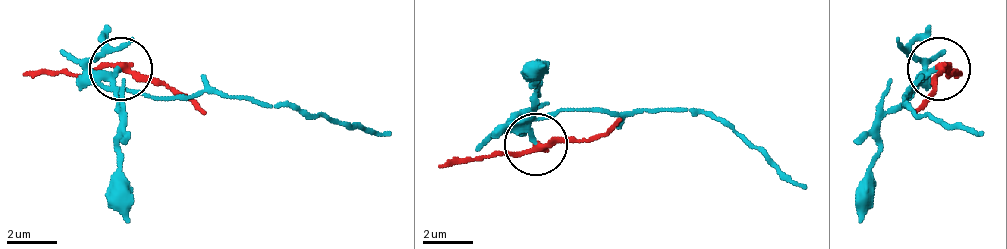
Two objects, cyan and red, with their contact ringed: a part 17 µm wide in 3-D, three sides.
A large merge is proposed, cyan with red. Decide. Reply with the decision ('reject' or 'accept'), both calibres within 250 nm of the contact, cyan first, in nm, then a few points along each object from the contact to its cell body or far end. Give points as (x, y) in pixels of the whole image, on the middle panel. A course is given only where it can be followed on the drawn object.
reject; 200 nm thick on the cyan side, 220 nm on the other; cyan runs (534, 145), (528, 127), (565, 108), (641, 114), (704, 108), (804, 189); red runs (534, 145), (591, 139), (622, 120)

